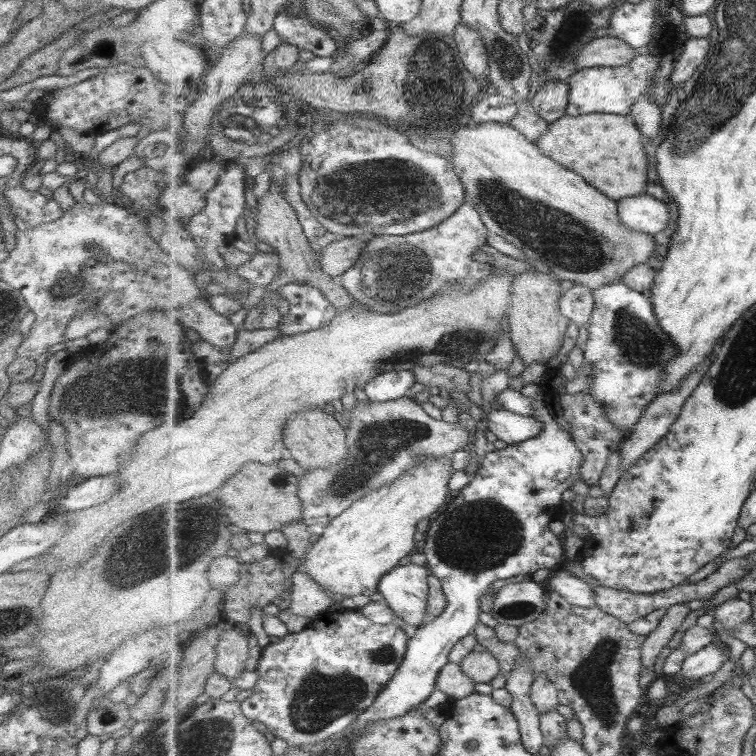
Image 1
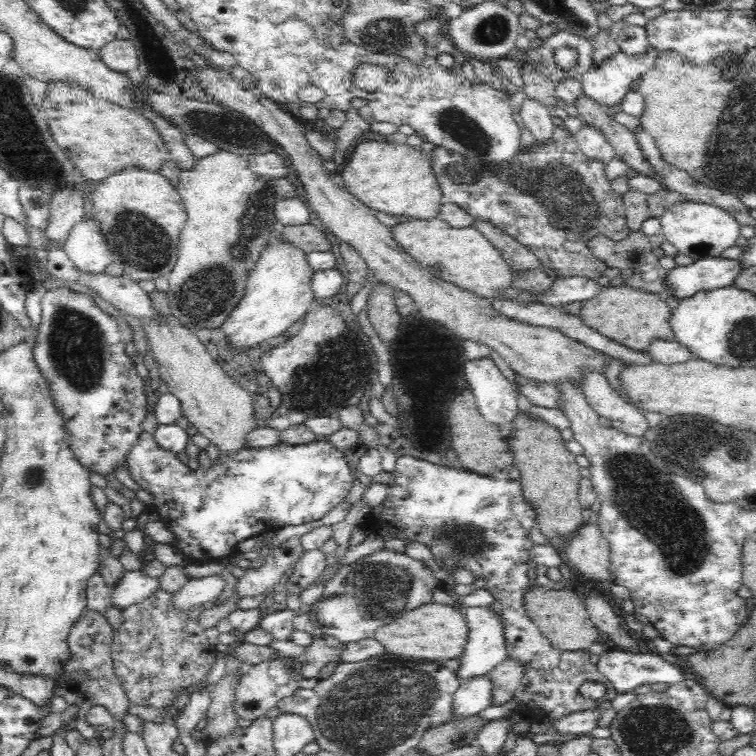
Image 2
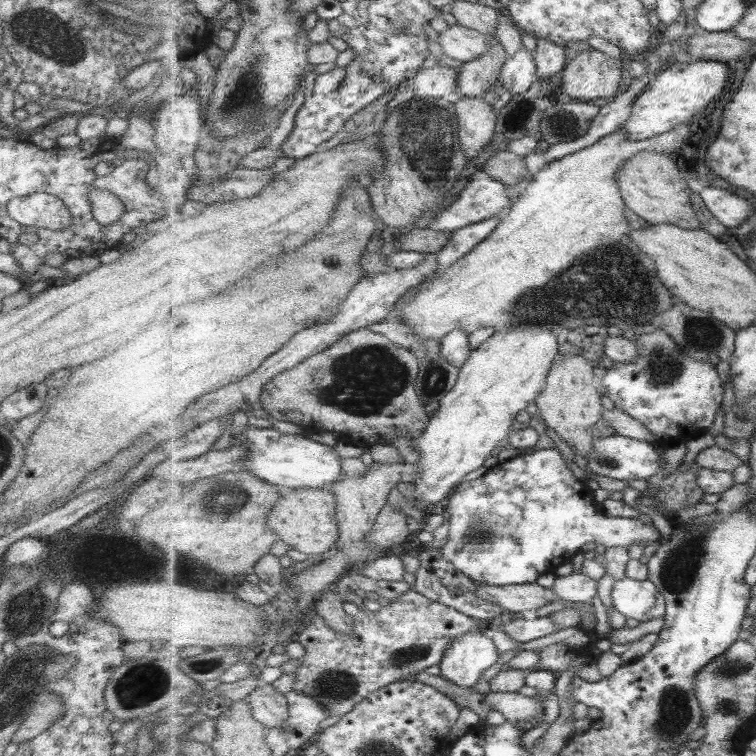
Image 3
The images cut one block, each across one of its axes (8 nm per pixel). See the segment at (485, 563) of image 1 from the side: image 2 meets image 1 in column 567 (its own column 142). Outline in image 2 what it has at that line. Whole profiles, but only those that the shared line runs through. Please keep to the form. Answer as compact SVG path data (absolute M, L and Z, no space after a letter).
M158 423L158 427L153 434L149 434L143 430L138 434L136 442L132 442L132 448L128 450L128 454L126 454L126 458L124 458L124 461L126 461L125 466L129 471L130 476L132 476L132 480L134 480L144 492L152 494L152 505L147 507L155 508L156 514L160 516L162 523L164 523L166 528L172 532L172 536L174 536L174 544L170 546L174 548L176 554L185 558L189 564L220 564L220 560L221 558L224 558L224 556L238 553L238 543L242 542L242 540L246 540L246 538L253 538L254 536L258 536L258 534L270 532L270 530L281 529L283 526L288 526L288 524L296 526L296 524L308 523L310 521L324 518L326 513L345 500L346 496L348 496L348 492L350 492L350 488L354 486L354 480L356 479L347 463L345 453L340 451L340 449L336 449L330 441L326 441L324 438L317 438L308 444L297 444L296 446L282 443L274 444L268 448L247 448L245 446L244 448L240 448L238 452L230 452L228 454L220 453L218 462L212 462L210 468L204 469L199 467L198 470L191 470L188 465L184 464L184 462L181 462L178 457L176 457L178 453L185 452L184 448L186 448L186 440L188 440L189 437L189 434L176 423Z

